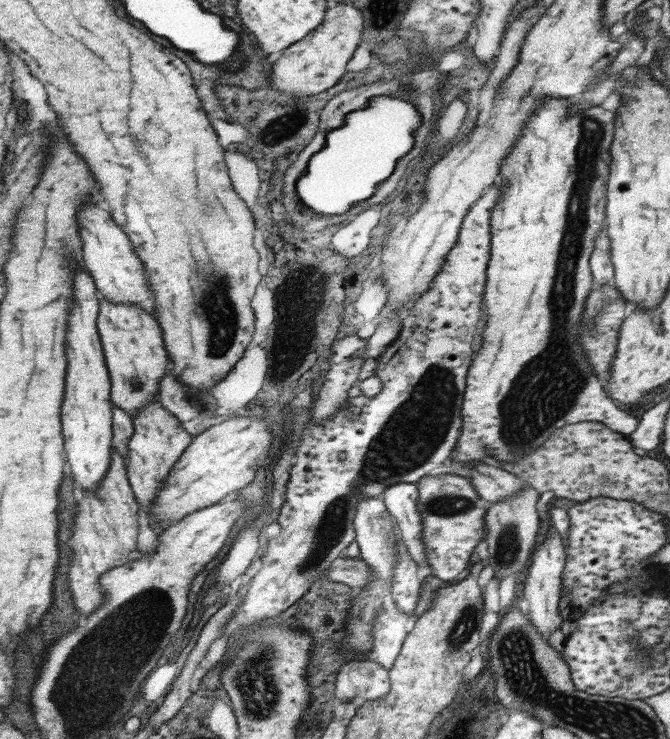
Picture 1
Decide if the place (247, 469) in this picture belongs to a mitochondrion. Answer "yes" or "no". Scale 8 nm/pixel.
no

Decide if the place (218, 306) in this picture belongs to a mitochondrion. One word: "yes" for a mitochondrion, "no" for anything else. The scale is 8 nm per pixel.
yes

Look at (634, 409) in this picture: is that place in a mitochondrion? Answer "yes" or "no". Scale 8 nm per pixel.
no

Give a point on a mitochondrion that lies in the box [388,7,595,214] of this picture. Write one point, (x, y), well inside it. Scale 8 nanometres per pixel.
(446, 32)

